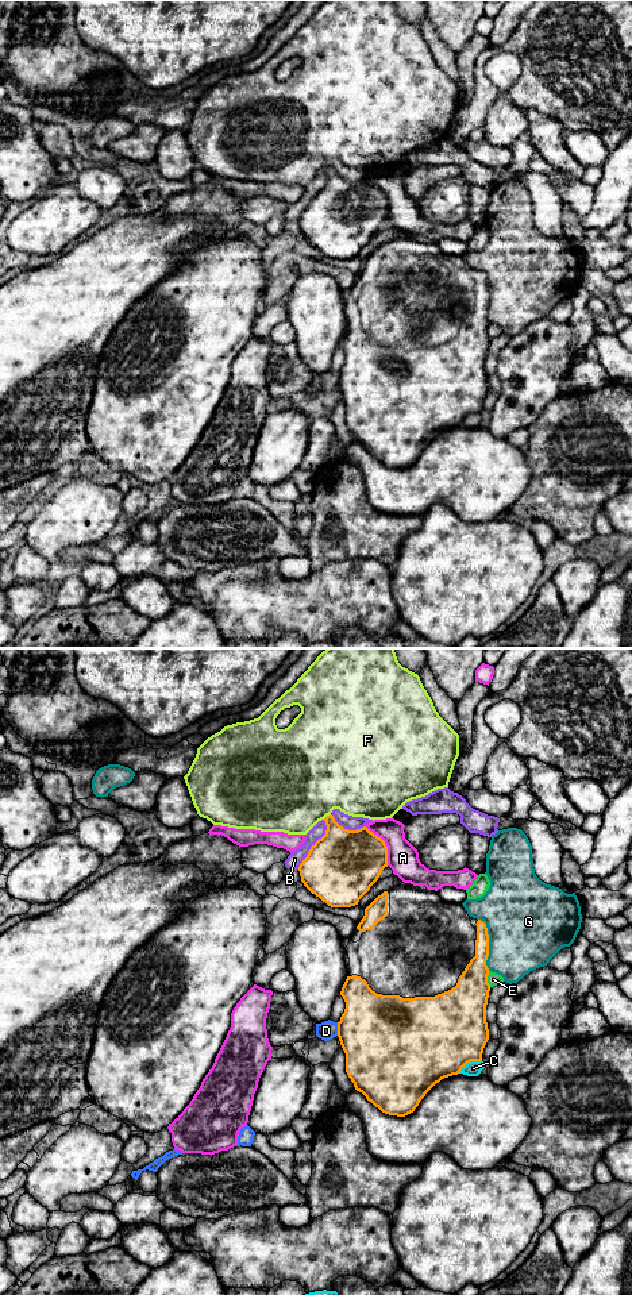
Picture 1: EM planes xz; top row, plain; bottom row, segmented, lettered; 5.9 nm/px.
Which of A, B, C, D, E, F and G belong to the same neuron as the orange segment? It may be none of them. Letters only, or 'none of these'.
none of these

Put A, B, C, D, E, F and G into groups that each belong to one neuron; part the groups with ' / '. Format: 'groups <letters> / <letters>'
groups A / B / C / D / E / F / G

